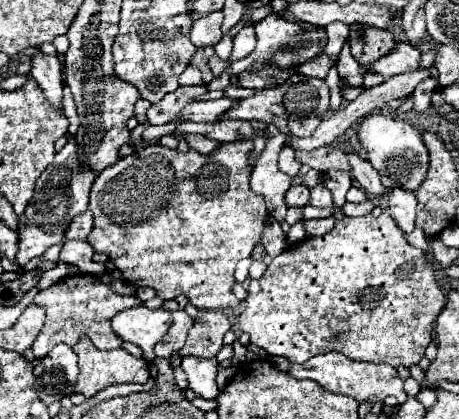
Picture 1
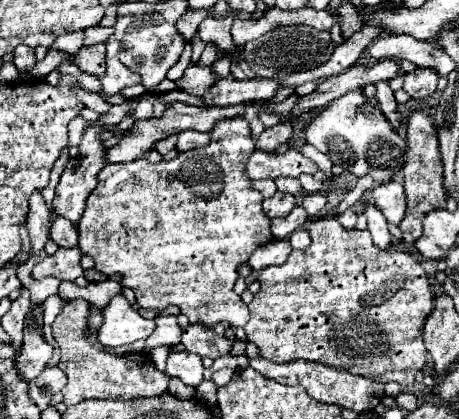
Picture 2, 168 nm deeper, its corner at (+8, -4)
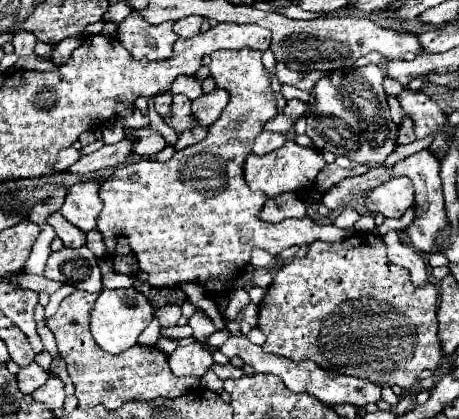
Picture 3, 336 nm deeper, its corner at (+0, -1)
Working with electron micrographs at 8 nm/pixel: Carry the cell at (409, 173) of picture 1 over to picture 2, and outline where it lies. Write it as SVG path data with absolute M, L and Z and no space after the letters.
M360 88L332 100L328 108L308 122L304 136L312 146L324 152L332 164L340 164L356 176L370 174L376 184L400 178L406 160L406 142L398 132L394 132L380 108L368 104L368 98Z

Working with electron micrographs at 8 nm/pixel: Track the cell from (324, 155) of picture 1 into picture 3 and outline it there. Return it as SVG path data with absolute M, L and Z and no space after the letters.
M286 141L284 147L276 149L274 153L266 155L248 155L248 161L244 163L244 177L248 187L260 189L266 193L266 197L276 197L286 191L298 191L308 189L314 185L316 175L324 169L326 161L322 159L322 153L314 147L300 147L296 141Z

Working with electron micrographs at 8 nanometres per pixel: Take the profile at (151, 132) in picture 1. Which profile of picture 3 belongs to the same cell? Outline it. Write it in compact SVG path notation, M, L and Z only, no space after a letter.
M96 179L70 185L64 205L60 209L60 213L84 233L96 227L96 217L102 209L102 201L98 199L98 187L100 183Z

